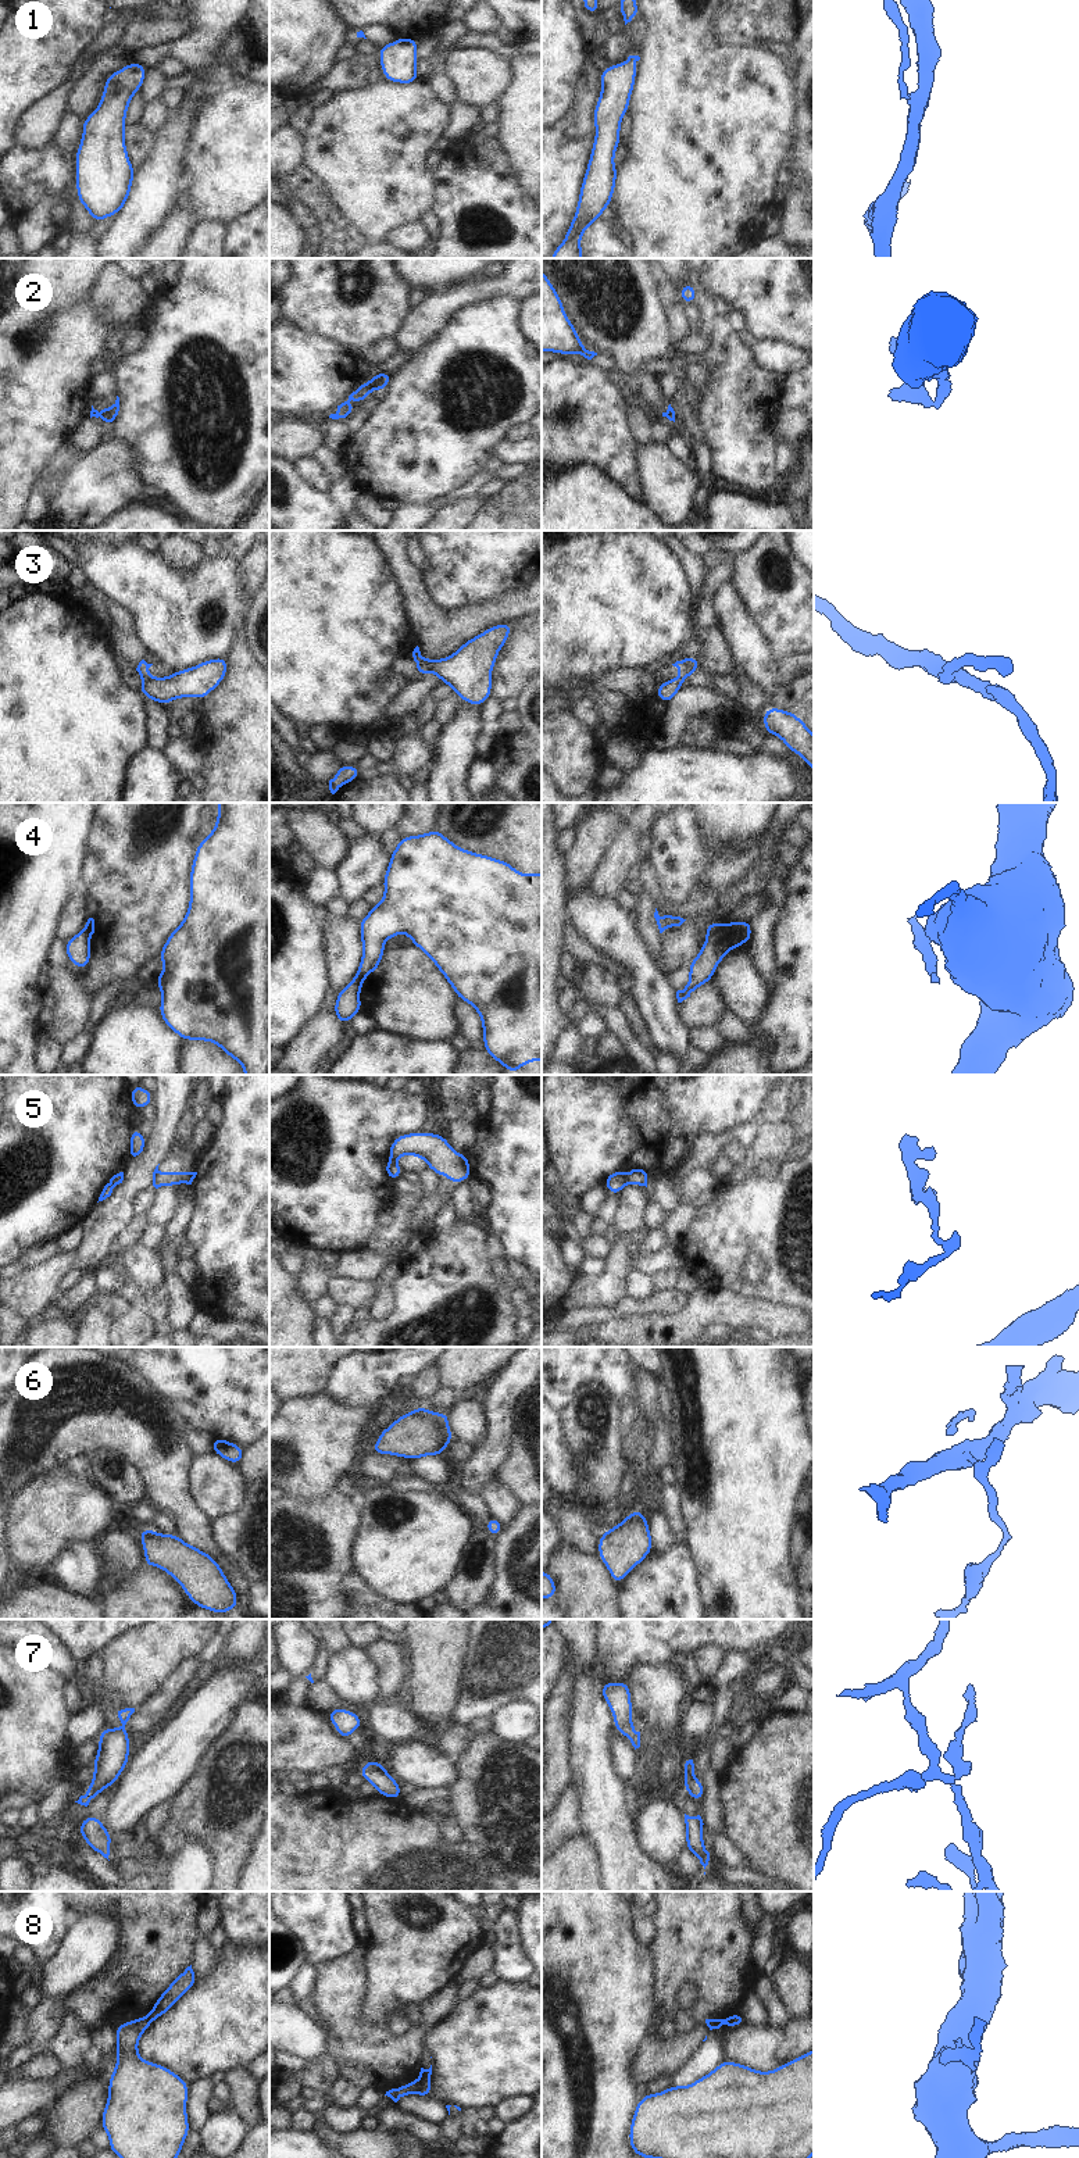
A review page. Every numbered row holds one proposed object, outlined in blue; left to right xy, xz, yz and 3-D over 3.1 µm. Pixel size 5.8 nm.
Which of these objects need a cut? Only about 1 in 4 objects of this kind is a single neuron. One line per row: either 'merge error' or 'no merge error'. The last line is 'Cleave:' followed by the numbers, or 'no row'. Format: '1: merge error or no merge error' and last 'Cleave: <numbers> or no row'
1: merge error
2: merge error
3: merge error
4: merge error
5: merge error
6: merge error
7: merge error
8: merge error
Cleave: 1, 2, 3, 4, 5, 6, 7, 8

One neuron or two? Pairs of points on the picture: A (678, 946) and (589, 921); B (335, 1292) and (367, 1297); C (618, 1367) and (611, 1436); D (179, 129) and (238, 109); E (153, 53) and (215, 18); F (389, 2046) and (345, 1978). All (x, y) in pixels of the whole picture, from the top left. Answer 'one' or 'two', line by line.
A: two
B: one
C: two
D: two
E: one
F: one

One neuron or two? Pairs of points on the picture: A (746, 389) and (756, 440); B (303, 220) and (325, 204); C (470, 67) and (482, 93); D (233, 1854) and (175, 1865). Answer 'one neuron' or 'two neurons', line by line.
A: one neuron
B: two neurons
C: one neuron
D: two neurons

